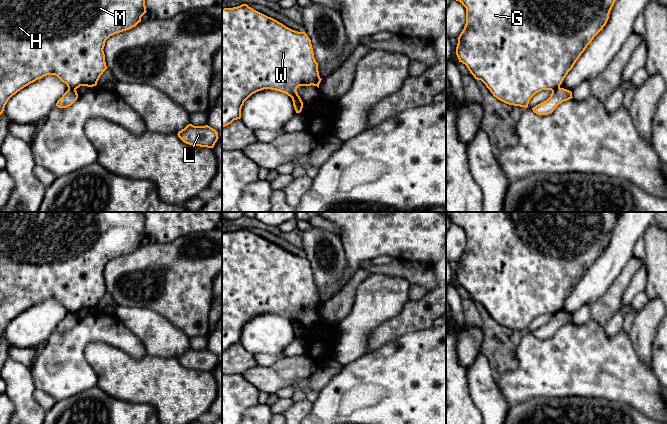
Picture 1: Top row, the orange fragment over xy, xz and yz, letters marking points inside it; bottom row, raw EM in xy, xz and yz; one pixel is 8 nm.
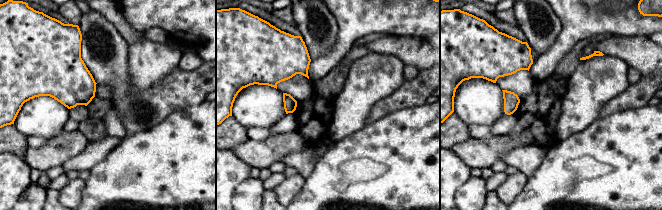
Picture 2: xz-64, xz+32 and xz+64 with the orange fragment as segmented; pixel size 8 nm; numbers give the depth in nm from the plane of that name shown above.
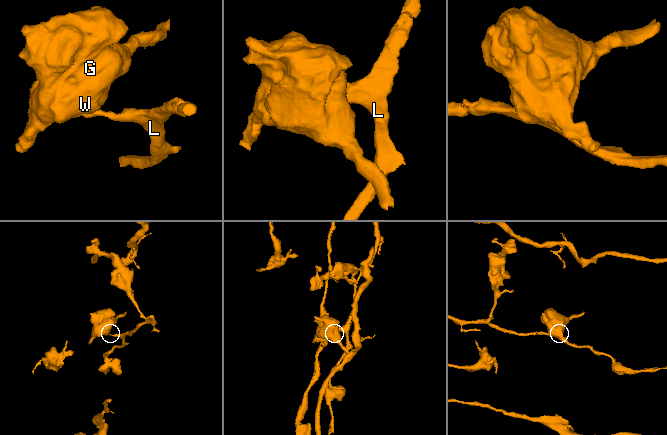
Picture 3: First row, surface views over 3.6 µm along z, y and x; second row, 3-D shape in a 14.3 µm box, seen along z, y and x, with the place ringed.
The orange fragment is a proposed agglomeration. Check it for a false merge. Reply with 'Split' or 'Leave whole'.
Split

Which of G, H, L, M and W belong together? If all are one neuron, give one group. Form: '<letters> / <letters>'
G H M W / L

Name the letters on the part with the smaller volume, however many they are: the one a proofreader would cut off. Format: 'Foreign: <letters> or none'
Foreign: G, H, M, W

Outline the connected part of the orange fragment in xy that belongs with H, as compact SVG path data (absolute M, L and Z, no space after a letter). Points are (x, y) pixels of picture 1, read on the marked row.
M0 0L0 115L13 95L47 75L57 76L68 88L96 86L100 76L107 69L103 51L106 40L114 34L135 27L146 12L145 0Z

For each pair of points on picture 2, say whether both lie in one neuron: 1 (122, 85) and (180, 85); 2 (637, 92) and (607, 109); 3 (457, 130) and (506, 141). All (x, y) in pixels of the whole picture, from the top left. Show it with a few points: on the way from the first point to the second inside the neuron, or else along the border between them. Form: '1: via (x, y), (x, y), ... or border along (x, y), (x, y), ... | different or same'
1: via (135, 97), (165, 97) | same
2: via (630, 98), (614, 105) | same
3: border along (469, 137), (450, 148) | different

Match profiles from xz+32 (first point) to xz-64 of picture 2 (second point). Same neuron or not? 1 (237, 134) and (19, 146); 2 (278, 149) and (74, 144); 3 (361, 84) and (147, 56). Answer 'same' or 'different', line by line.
1: same
2: same
3: same

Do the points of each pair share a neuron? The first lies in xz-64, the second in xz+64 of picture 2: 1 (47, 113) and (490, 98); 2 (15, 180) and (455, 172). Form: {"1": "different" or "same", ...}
{"1": "same", "2": "same"}

